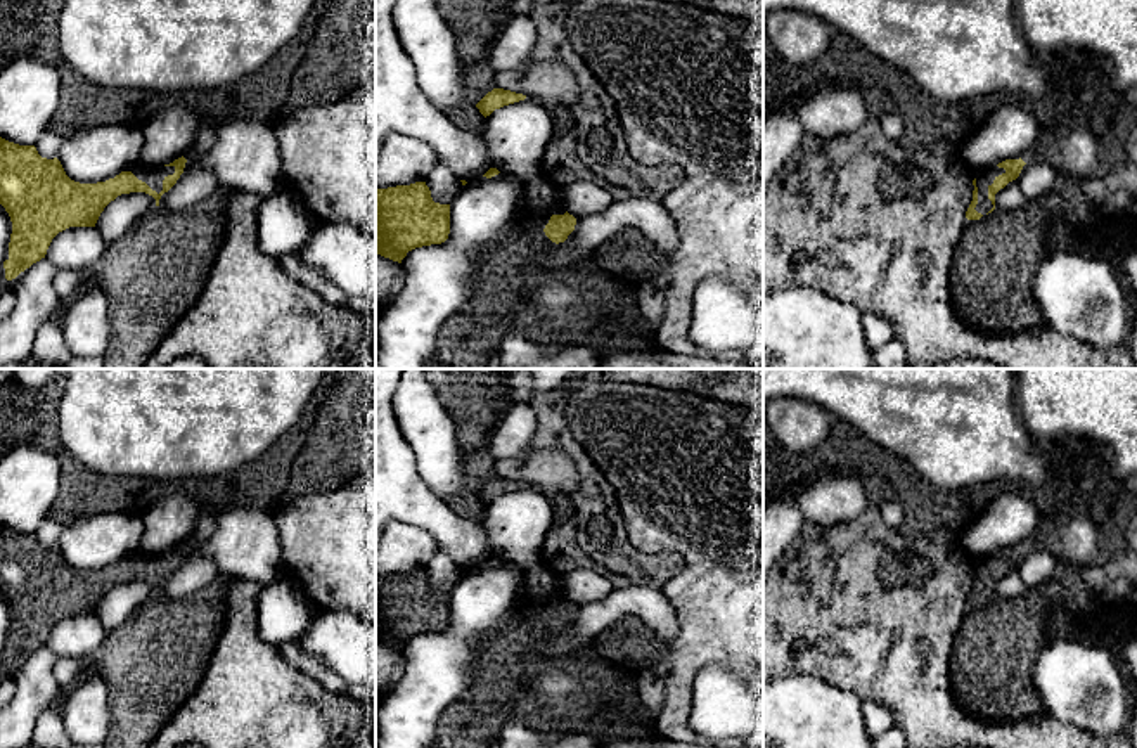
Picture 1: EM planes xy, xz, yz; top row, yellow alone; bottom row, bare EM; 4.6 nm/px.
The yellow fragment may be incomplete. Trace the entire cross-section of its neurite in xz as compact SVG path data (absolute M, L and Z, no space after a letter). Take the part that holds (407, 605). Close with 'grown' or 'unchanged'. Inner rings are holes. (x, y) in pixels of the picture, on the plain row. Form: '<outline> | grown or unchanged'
M426 570L376 577L376 641L401 651L408 639L441 632L450 622L450 592L434 590Z | unchanged

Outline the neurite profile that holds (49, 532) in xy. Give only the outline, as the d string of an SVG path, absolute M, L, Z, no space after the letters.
M47 516L36 528L35 535L42 545L54 547L59 544L62 528L64 526L61 523Z

